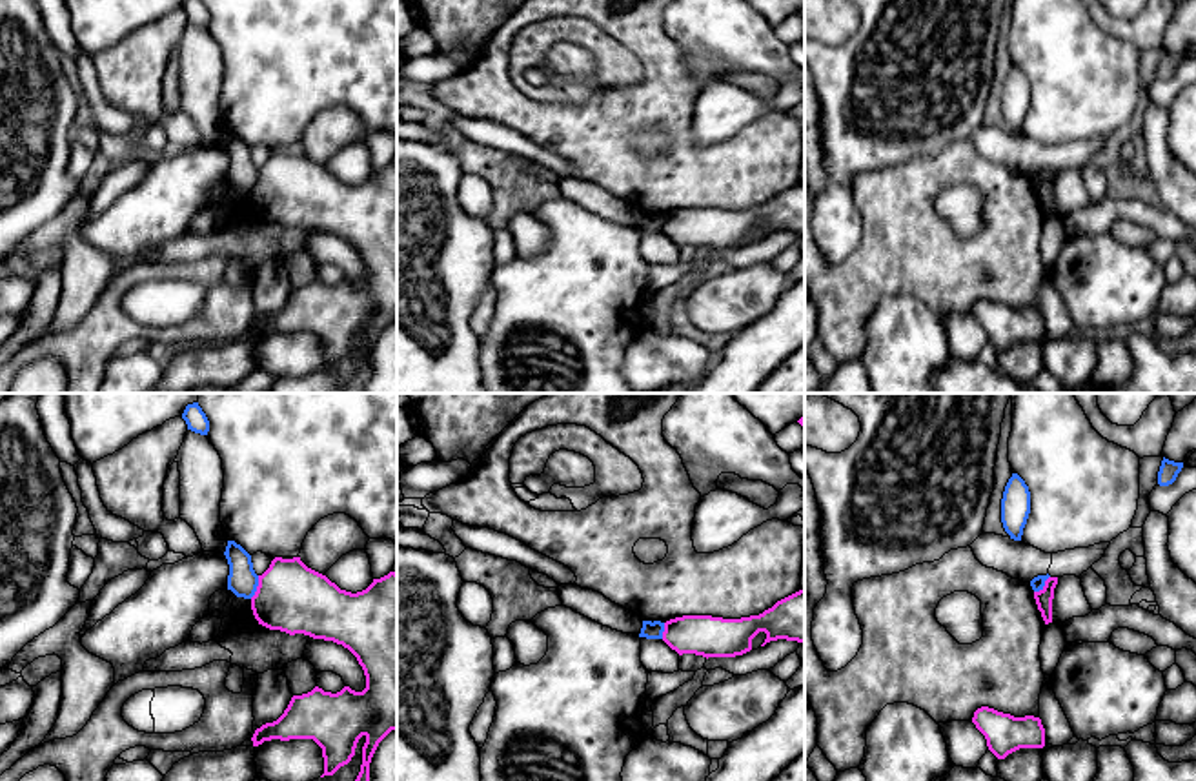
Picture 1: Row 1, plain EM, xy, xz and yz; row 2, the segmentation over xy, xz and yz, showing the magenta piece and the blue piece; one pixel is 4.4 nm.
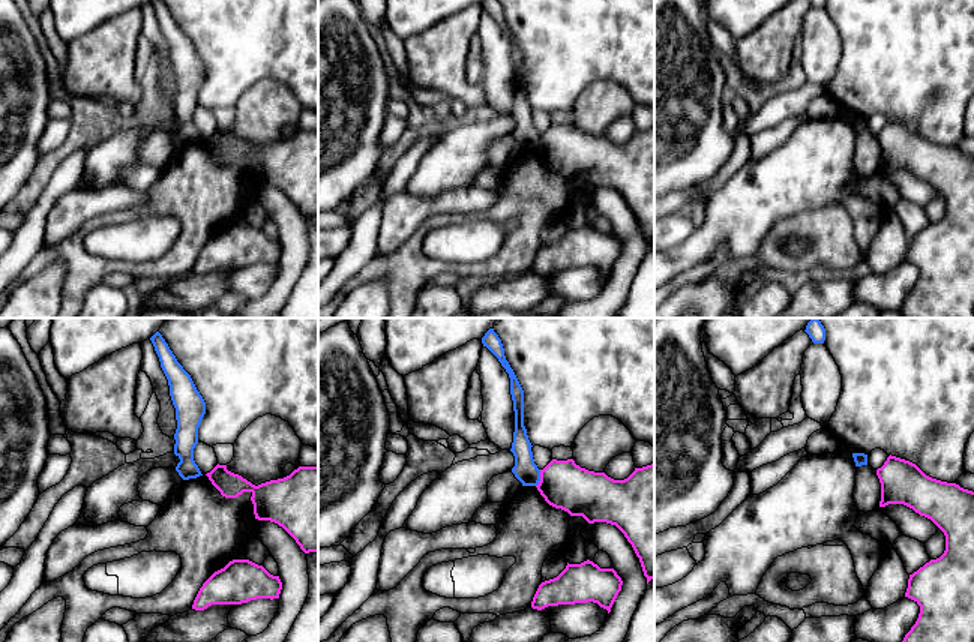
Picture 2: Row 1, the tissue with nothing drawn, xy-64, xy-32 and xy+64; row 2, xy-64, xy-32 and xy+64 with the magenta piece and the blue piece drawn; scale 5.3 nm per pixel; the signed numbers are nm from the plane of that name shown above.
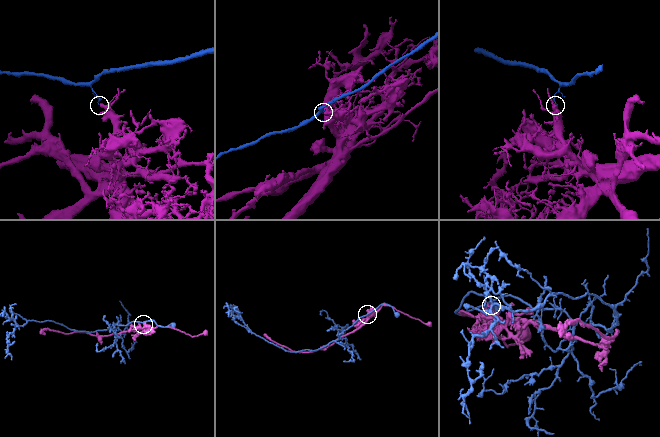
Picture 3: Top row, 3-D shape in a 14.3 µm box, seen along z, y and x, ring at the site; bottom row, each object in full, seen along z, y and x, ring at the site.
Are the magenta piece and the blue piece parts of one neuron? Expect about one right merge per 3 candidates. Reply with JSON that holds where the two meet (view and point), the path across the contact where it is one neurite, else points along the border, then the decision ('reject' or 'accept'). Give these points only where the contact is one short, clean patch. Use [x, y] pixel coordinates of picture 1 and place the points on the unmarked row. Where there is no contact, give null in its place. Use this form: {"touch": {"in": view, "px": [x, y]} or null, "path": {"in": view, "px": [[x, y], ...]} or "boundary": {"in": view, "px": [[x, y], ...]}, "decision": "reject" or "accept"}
{"touch": {"in": "xy", "px": [257, 179]}, "boundary": {"in": "xy", "px": [[259, 168], [259, 177], [250, 190]]}, "decision": "reject"}

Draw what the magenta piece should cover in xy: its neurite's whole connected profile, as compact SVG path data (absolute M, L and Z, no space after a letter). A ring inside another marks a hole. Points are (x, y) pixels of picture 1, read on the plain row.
M275 149L258 167L251 202L269 222L342 237L362 259L362 284L344 279L331 286L315 279L293 288L284 306L251 330L253 339L271 331L313 331L322 340L324 370L351 353L364 328L360 364L340 390L362 393L371 350L379 335L397 322L397 166L351 186L308 160L300 149Z

